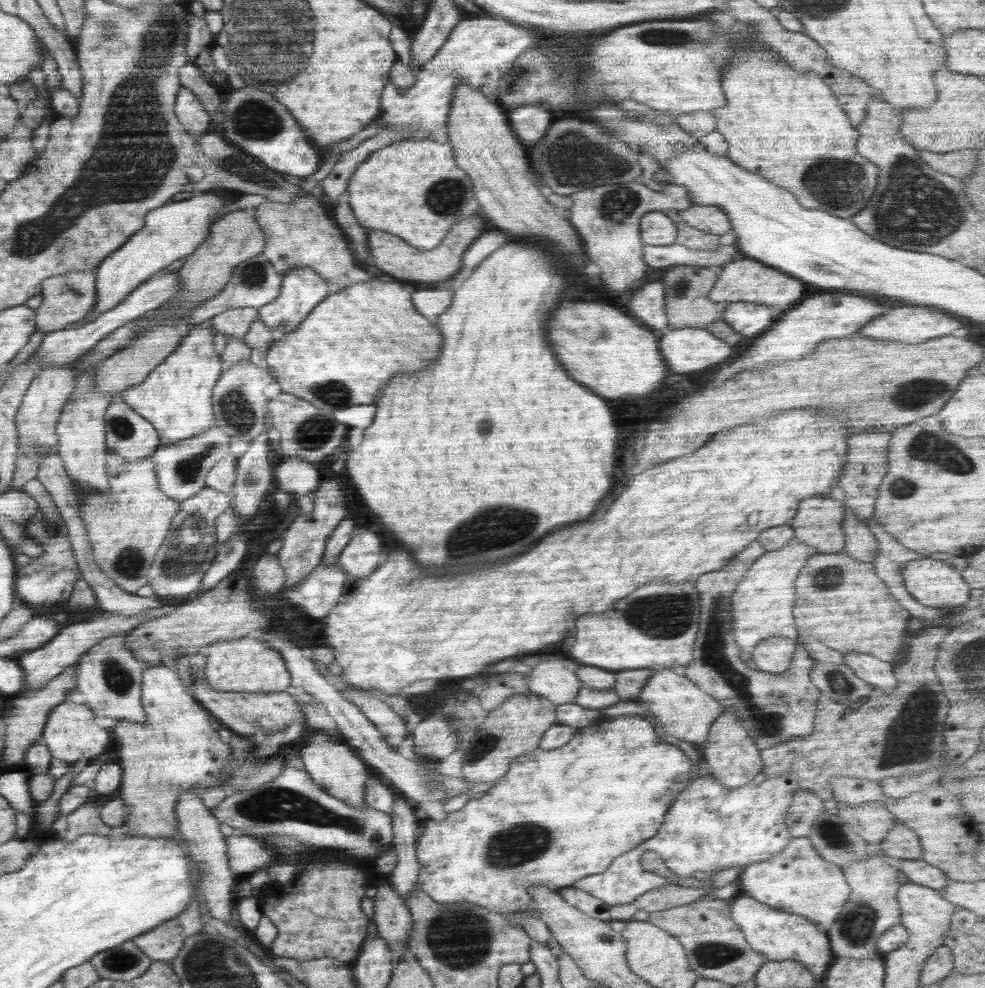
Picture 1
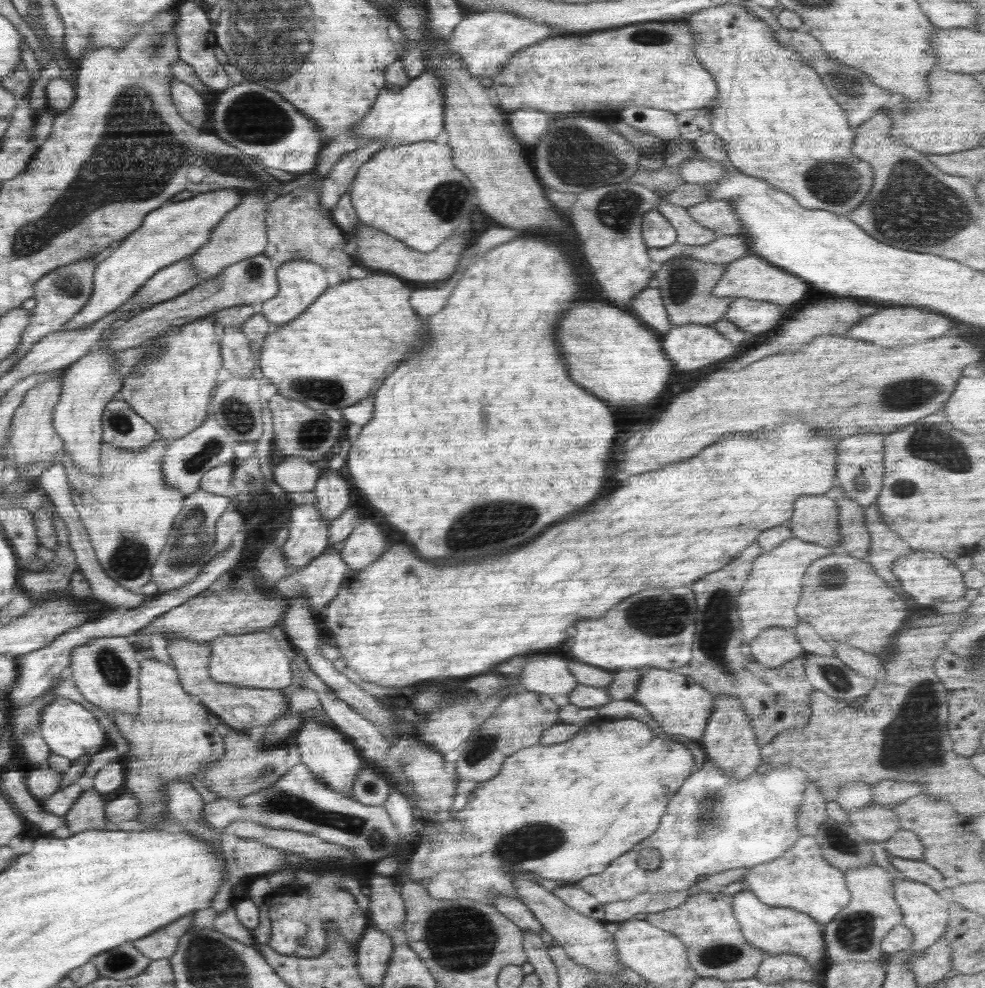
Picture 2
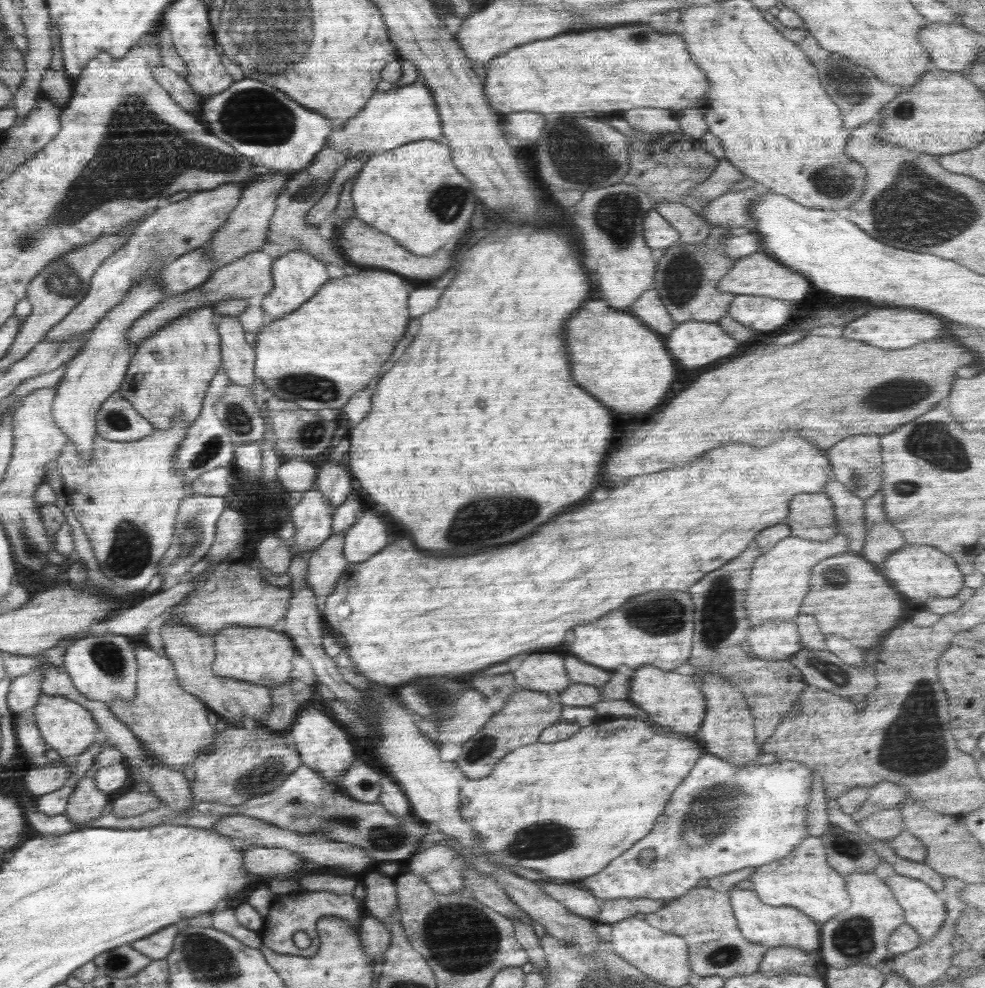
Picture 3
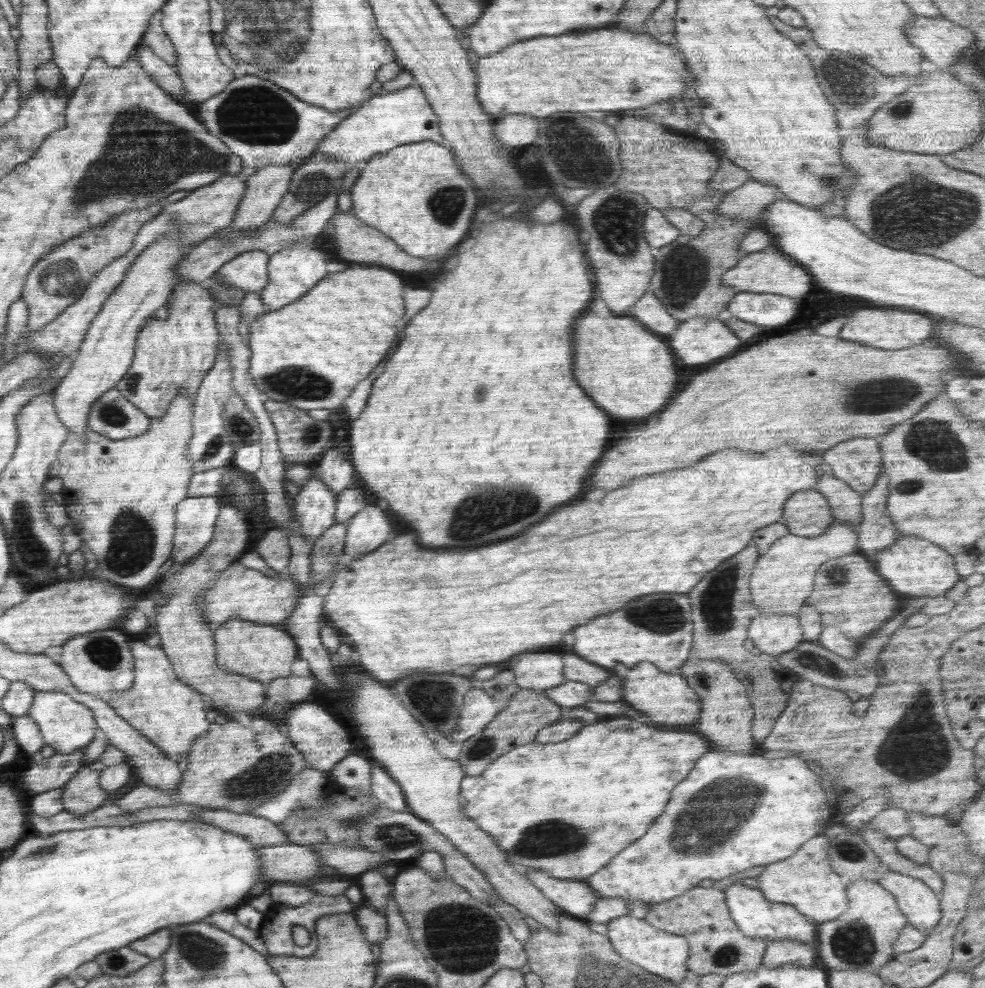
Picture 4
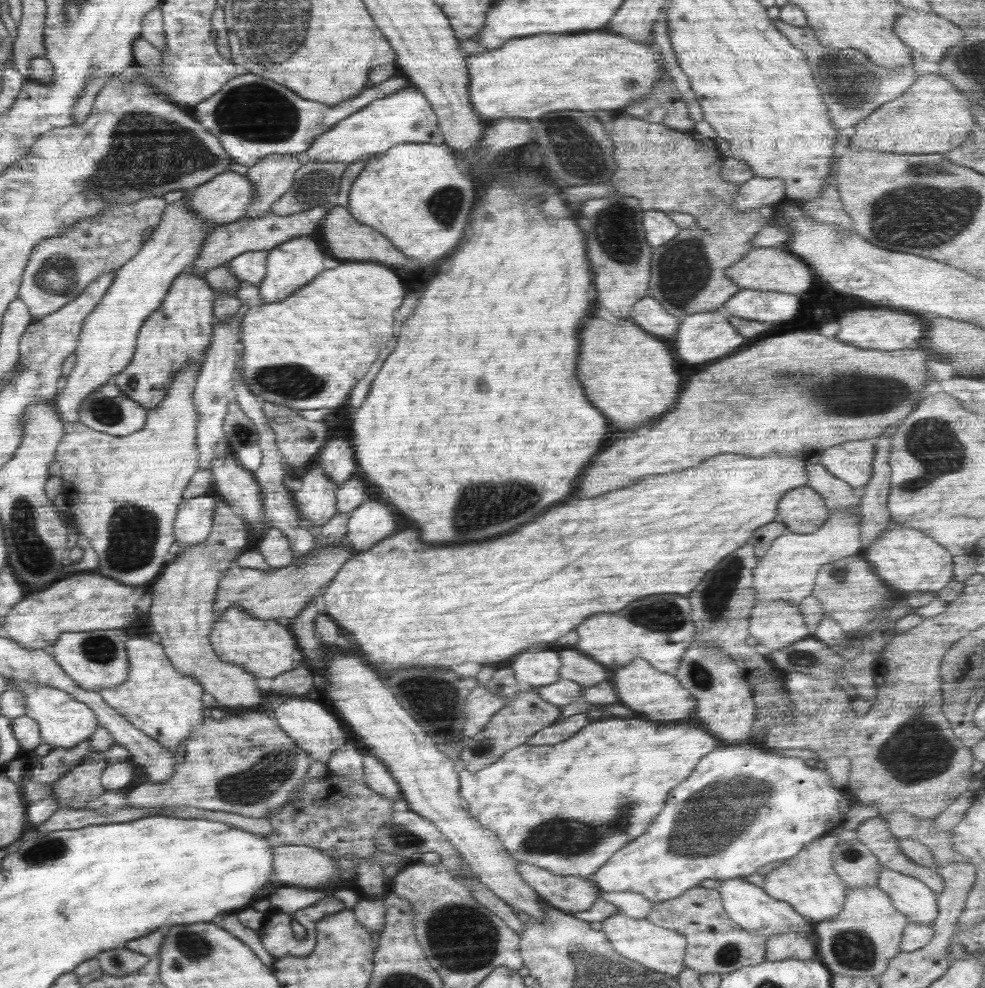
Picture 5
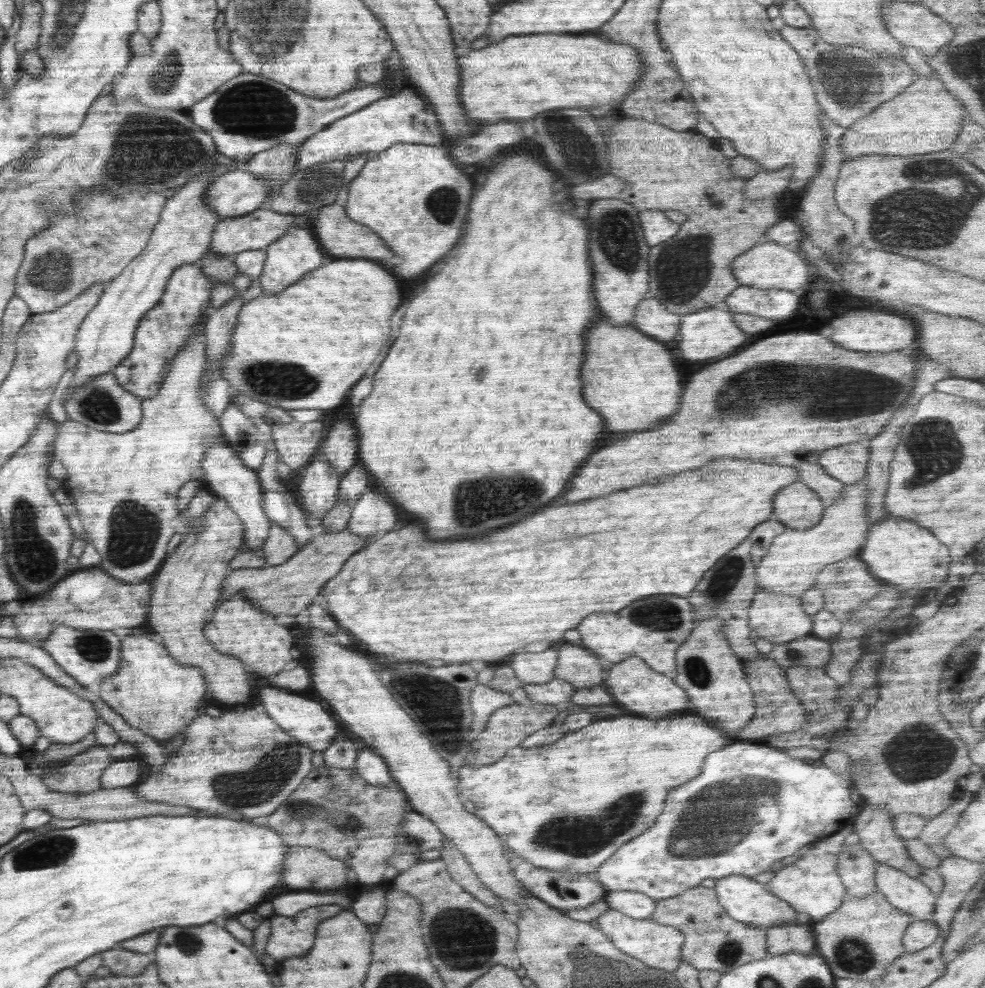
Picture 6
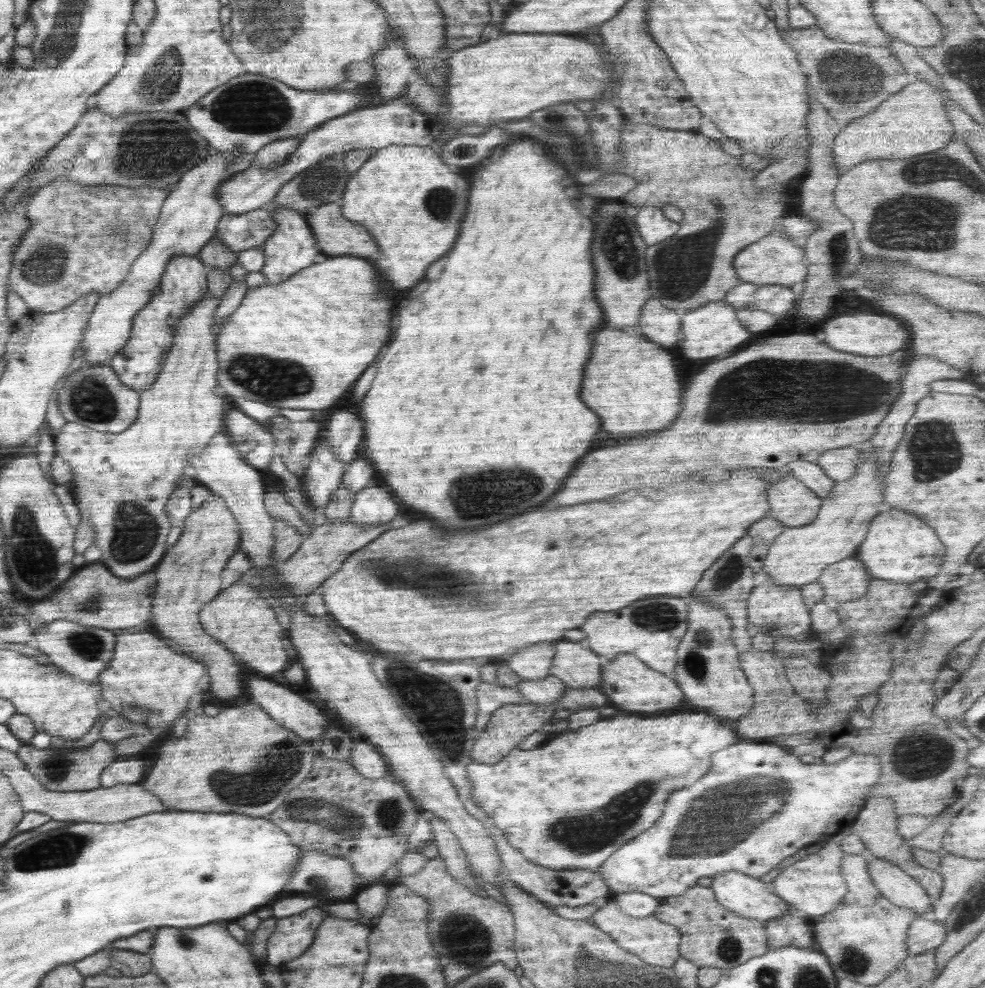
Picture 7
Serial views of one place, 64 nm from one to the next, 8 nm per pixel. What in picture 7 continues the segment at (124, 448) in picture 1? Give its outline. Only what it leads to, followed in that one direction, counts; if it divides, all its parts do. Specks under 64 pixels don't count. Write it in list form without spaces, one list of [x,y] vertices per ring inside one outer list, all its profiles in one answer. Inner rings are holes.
[[[109,365],[84,366],[76,370],[57,384],[54,397],[68,423],[86,424],[98,432],[124,432],[138,418],[138,391],[122,384]]]

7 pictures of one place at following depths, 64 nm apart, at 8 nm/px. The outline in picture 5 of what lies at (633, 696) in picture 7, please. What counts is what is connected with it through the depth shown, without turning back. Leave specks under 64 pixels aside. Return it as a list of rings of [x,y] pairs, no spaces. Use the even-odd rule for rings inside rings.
[[[644,659],[632,660],[628,664],[621,665],[620,670],[616,670],[612,681],[616,684],[619,703],[634,708],[634,711],[644,712],[650,720],[658,723],[693,720],[697,703],[690,692],[680,685],[676,676],[656,670]]]

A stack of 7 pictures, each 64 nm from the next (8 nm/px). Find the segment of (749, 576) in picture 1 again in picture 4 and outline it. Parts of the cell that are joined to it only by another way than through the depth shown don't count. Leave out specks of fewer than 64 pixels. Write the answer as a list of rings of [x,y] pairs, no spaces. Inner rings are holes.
[[[834,520],[830,528],[818,536],[782,536],[772,544],[772,548],[759,555],[754,565],[749,582],[752,604],[766,614],[798,615],[798,610],[814,588],[821,564],[854,552],[859,552],[858,535],[850,524],[840,520]]]

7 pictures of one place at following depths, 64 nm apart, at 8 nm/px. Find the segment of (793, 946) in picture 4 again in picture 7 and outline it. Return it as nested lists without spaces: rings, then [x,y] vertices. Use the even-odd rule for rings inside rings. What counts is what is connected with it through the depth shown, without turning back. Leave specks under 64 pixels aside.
[[[793,908],[780,918],[768,920],[765,923],[765,929],[769,948],[784,948],[784,946],[813,948],[815,943],[812,924],[812,920],[808,920]]]

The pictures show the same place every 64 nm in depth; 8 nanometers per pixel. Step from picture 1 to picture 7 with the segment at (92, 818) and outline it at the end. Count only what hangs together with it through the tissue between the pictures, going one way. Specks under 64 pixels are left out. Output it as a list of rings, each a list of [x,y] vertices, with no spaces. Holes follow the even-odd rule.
[[[98,740],[92,743],[92,746],[76,751],[62,751],[51,747],[36,749],[30,743],[21,745],[16,752],[17,758],[22,760],[25,767],[40,781],[40,784],[48,790],[65,793],[100,788],[102,771],[118,758],[113,750],[114,744],[106,740]]]

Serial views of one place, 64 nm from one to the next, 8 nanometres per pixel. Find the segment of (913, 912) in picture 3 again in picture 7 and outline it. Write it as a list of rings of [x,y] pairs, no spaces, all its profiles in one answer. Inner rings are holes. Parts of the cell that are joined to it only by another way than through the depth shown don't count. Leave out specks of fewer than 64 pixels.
[[[869,856],[868,873],[880,895],[890,900],[892,904],[910,908],[917,915],[926,915],[930,912],[934,903],[932,897],[916,879],[898,866],[882,858]]]

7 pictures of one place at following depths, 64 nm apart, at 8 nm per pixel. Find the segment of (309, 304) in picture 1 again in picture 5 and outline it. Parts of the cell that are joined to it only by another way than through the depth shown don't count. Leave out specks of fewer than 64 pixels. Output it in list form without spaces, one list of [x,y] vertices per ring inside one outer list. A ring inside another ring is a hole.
[[[297,237],[280,244],[267,254],[265,280],[258,286],[260,300],[263,303],[282,302],[294,292],[301,290],[306,284],[315,280],[325,272],[324,258],[321,248],[308,237]]]

